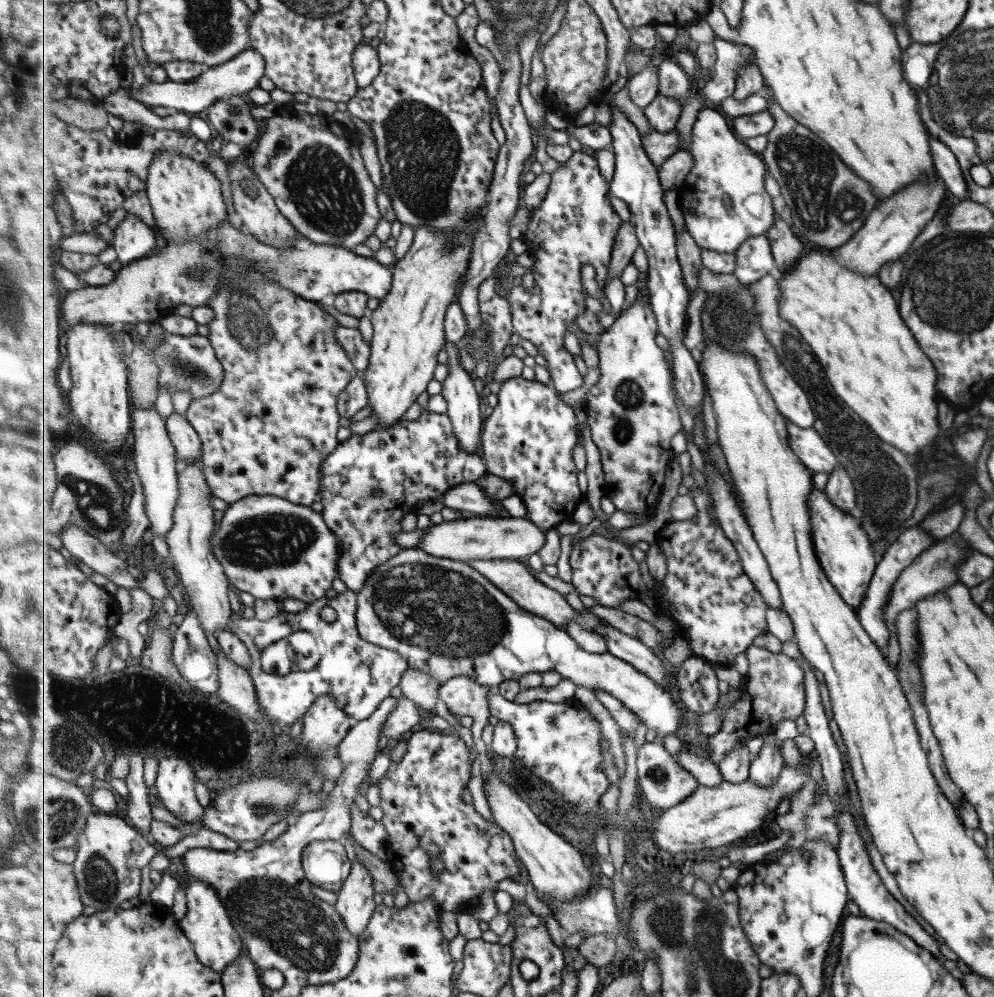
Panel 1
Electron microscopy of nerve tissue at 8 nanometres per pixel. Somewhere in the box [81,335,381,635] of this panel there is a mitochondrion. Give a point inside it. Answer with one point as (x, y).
(275, 539)

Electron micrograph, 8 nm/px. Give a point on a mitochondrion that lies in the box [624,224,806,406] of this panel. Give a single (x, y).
(731, 315)

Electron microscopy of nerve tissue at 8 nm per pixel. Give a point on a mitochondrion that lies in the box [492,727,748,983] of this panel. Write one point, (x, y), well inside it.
(658, 774)

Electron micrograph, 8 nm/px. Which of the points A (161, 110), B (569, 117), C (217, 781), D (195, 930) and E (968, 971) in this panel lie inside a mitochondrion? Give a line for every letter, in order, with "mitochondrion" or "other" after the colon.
A: other
B: other
C: other
D: other
E: other

